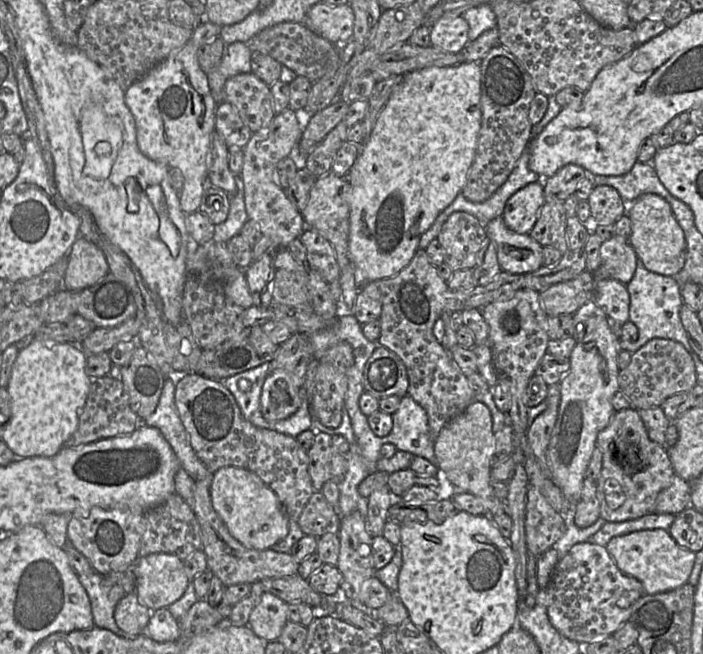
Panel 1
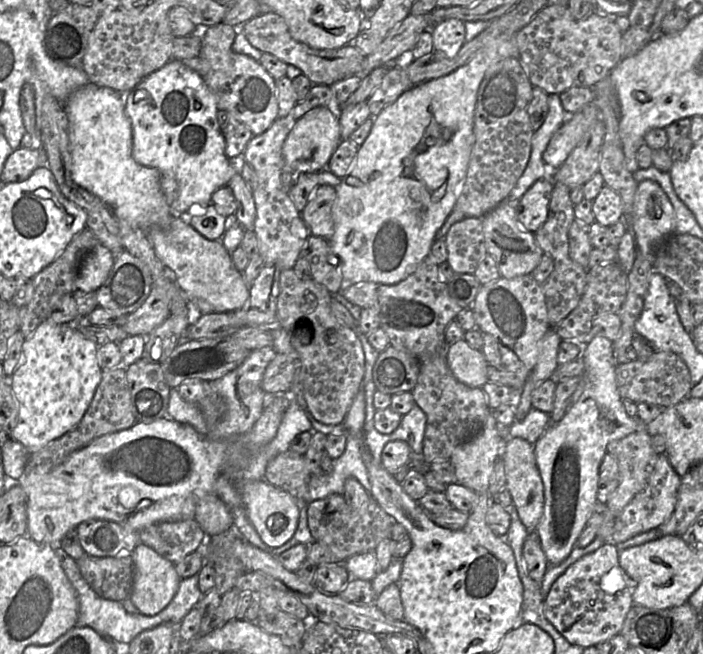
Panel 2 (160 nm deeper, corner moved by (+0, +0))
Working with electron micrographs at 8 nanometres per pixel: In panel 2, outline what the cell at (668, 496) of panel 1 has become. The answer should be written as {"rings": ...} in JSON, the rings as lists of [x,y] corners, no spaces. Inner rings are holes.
{"rings":[[[659,454],[646,487],[636,494],[614,519],[611,537],[607,542],[617,546],[638,534],[657,529],[665,523],[675,509],[680,480],[681,477],[671,466],[667,455]]]}

